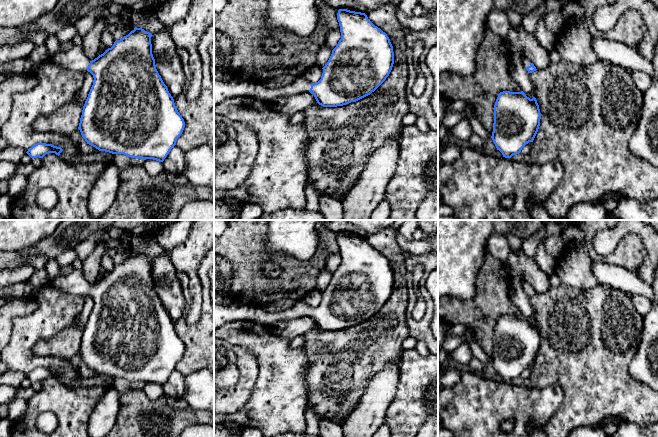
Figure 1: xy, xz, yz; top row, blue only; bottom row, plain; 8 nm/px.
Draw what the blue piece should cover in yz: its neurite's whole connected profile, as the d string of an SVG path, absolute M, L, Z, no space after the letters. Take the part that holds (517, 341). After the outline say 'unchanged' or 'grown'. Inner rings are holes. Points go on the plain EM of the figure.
M503 315L494 329L492 364L503 381L519 378L529 366L533 366L541 337L535 321L530 323L521 316Z; unchanged

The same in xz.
M339 233L337 243L341 263L322 292L323 297L317 307L312 308L304 299L296 301L292 308L276 313L268 313L262 307L235 304L214 305L214 329L236 320L252 320L268 325L277 321L310 316L319 329L337 331L356 326L370 319L386 304L392 294L394 276L390 263L385 256L368 243L365 237Z; grown

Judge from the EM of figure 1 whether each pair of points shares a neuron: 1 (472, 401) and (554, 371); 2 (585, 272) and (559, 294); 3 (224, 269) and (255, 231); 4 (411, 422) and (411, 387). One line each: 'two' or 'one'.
1: two
2: two
3: two
4: one

